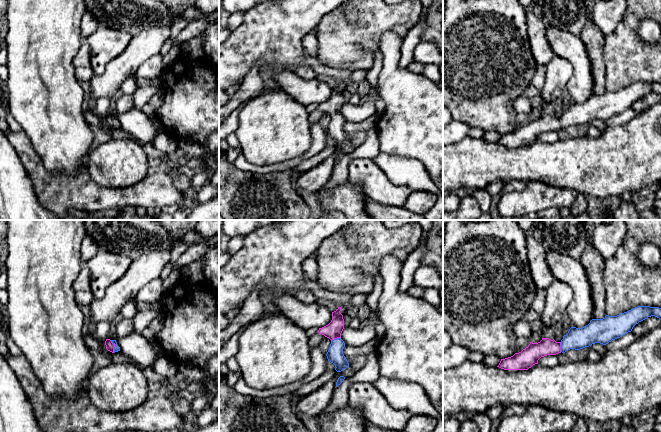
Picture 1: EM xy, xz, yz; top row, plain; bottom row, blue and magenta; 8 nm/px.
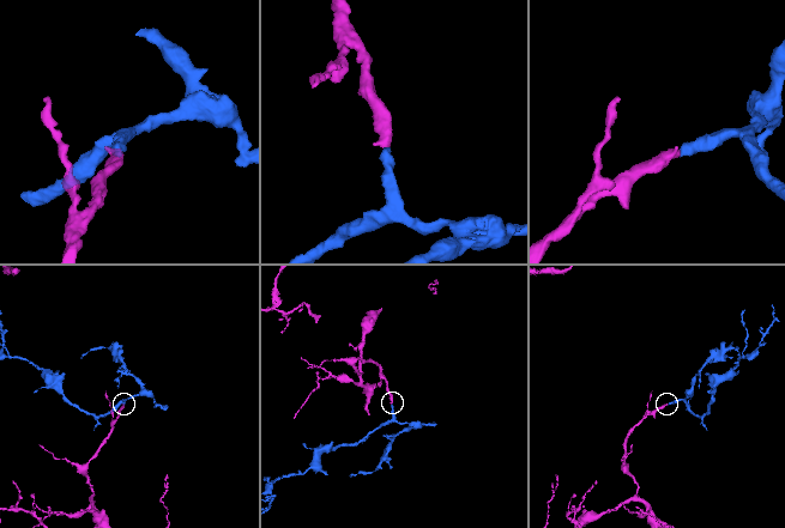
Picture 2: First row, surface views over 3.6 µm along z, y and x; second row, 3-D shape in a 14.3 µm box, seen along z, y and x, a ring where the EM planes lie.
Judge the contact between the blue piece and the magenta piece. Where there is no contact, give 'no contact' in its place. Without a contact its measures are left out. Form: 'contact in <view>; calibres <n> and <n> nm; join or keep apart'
contact in xz; calibres 130 and 140 nm; join

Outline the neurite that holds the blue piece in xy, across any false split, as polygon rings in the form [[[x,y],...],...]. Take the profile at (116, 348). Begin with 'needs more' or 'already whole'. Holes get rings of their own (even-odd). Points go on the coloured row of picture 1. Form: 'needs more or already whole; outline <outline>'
needs more; outline [[[106,339],[105,345],[106,349],[112,353],[120,351],[120,347],[117,345],[116,340]]]

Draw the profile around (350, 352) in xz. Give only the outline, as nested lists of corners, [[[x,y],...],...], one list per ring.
[[[373,339],[361,346],[345,345],[343,354],[346,357],[348,363],[350,363],[355,357],[367,356],[368,354],[375,352],[378,344],[379,340]]]

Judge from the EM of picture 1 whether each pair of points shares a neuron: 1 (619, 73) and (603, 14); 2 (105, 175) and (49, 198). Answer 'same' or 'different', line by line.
1: different
2: different

